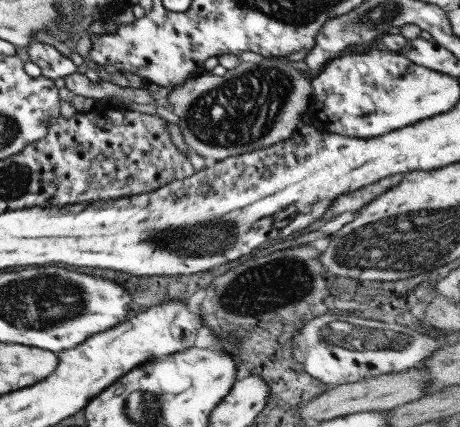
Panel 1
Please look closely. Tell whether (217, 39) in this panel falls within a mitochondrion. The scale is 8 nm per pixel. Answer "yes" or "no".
no

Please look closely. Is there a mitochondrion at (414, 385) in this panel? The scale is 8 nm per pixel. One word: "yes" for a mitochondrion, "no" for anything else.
no

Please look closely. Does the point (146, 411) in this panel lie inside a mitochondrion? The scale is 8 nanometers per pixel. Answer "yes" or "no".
yes

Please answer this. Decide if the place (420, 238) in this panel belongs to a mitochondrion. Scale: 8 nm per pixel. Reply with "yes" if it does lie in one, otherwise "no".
yes

